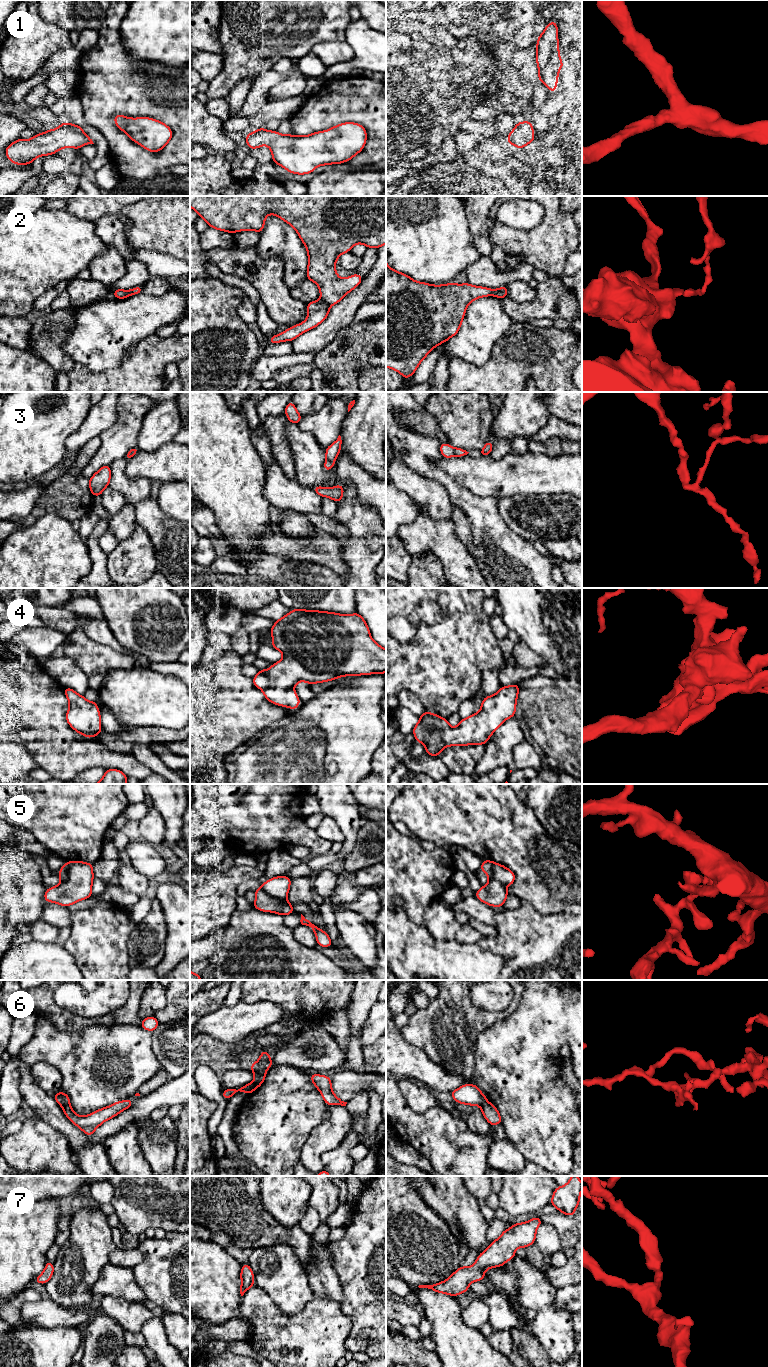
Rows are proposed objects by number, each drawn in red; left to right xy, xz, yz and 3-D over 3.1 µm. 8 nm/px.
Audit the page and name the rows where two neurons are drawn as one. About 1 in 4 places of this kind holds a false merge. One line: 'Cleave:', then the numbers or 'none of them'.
Cleave: 2, 3, 5, 6

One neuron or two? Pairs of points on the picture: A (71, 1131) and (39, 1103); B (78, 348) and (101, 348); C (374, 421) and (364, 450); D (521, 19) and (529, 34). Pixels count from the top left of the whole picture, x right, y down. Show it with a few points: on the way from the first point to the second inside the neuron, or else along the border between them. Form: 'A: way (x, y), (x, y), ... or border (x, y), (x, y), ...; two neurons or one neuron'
A: way (63, 1124), (47, 1109); one neuron
B: way (84, 348), (95, 348); one neuron
C: way (367, 428), (364, 431), (364, 443); one neuron
D: border (533, 22), (522, 25), (519, 28); two neurons

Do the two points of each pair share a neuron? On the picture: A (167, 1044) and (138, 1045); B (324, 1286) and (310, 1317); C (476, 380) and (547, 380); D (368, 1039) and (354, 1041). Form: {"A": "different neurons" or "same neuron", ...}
{"A": "different neurons", "B": "different neurons", "C": "same neuron", "D": "different neurons"}

